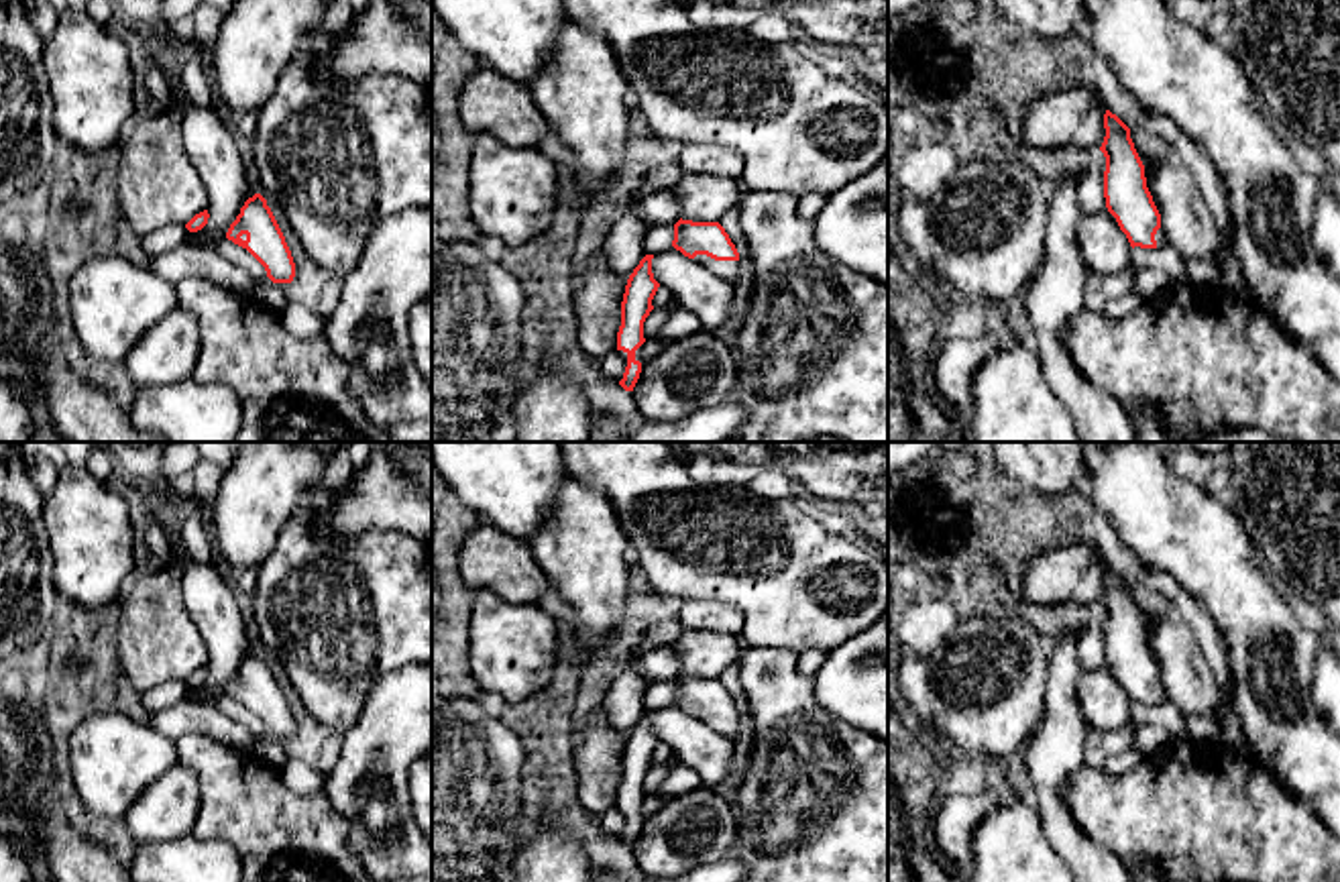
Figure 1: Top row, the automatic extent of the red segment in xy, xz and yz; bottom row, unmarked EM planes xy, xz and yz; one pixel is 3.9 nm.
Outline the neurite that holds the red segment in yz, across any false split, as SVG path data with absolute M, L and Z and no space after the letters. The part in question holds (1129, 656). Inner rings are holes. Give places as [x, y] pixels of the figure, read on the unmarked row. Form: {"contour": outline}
{"contour": "M1110 566L1104 570L1106 613L1104 654L1130 703L1157 705L1167 701L1161 670L1147 644L1144 621L1130 595L1130 585Z"}

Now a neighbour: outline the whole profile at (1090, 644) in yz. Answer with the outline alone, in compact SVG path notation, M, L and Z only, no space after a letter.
M1096 605L1092 607L1092 615L1077 638L1077 658L1085 670L1100 670L1106 664L1104 627L1106 613L1100 605Z

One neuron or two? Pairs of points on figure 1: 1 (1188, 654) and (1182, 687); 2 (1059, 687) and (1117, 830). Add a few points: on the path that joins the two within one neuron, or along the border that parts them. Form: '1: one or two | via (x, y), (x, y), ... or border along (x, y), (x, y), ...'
1: one | via (1184, 663), (1184, 679)
2: two | border along (1084, 762), (1070, 777), (1066, 791), (1068, 809)

